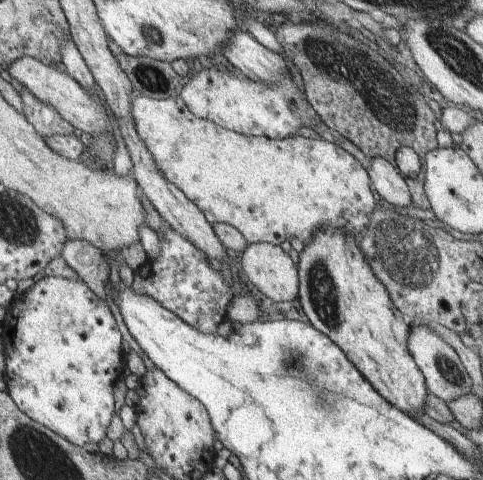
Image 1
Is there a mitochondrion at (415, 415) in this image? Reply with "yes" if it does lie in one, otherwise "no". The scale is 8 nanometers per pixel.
no

